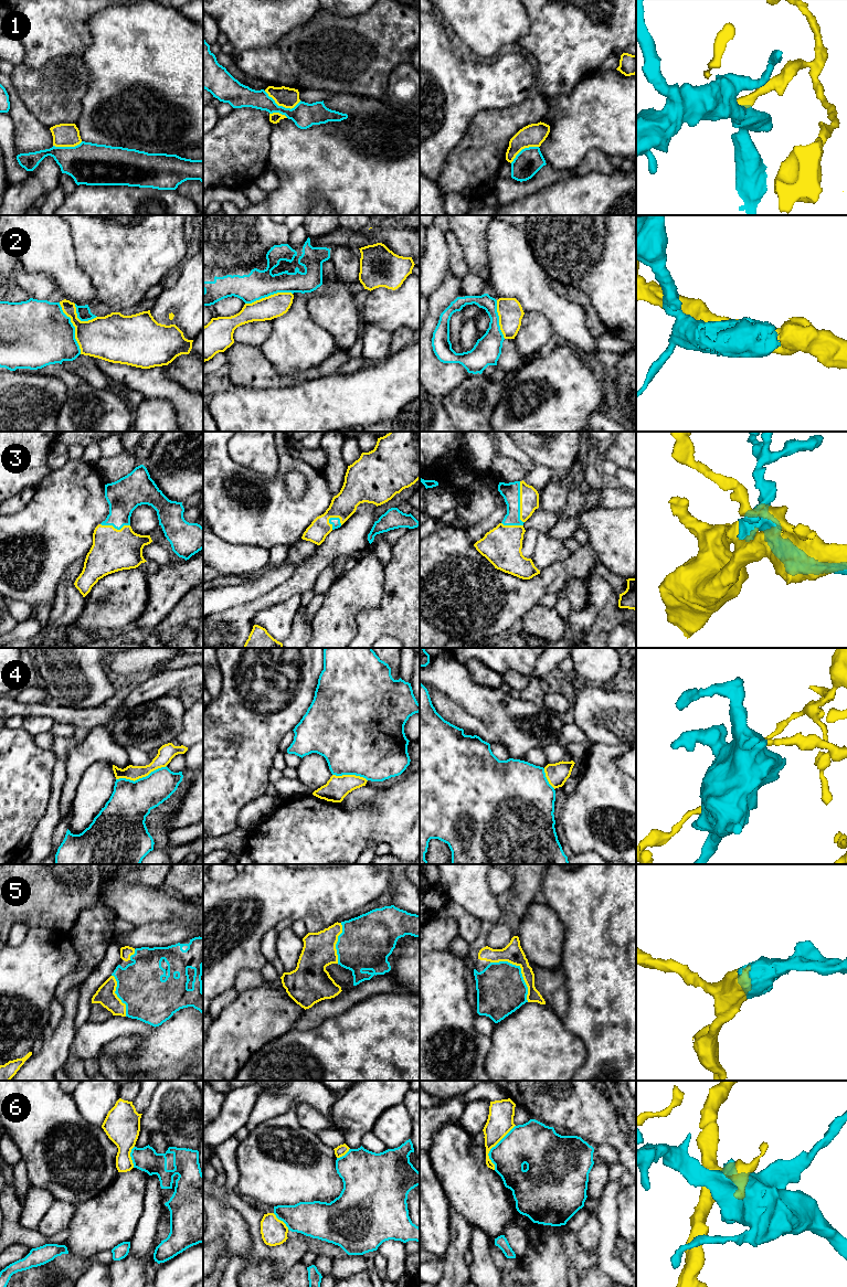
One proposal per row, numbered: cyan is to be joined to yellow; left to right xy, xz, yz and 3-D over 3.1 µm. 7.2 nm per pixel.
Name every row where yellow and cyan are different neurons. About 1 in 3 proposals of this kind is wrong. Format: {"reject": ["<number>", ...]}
{"reject": ["1", "4", "6"]}

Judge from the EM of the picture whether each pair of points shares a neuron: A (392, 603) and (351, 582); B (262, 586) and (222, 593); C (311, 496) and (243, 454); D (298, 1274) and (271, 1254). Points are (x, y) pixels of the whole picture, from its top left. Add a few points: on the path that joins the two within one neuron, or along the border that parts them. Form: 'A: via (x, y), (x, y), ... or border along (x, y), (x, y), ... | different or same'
A: border along (384, 572), (381, 602), (376, 607), (360, 612) | different
B: via (252, 589), (245, 593), (232, 593) | same
C: border along (275, 447), (278, 470), (264, 479) | different
D: border along (266, 1259), (279, 1272), (286, 1272), (299, 1263) | different

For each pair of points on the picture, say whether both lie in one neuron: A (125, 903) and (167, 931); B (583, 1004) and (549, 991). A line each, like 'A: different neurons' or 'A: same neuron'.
A: different neurons
B: different neurons

